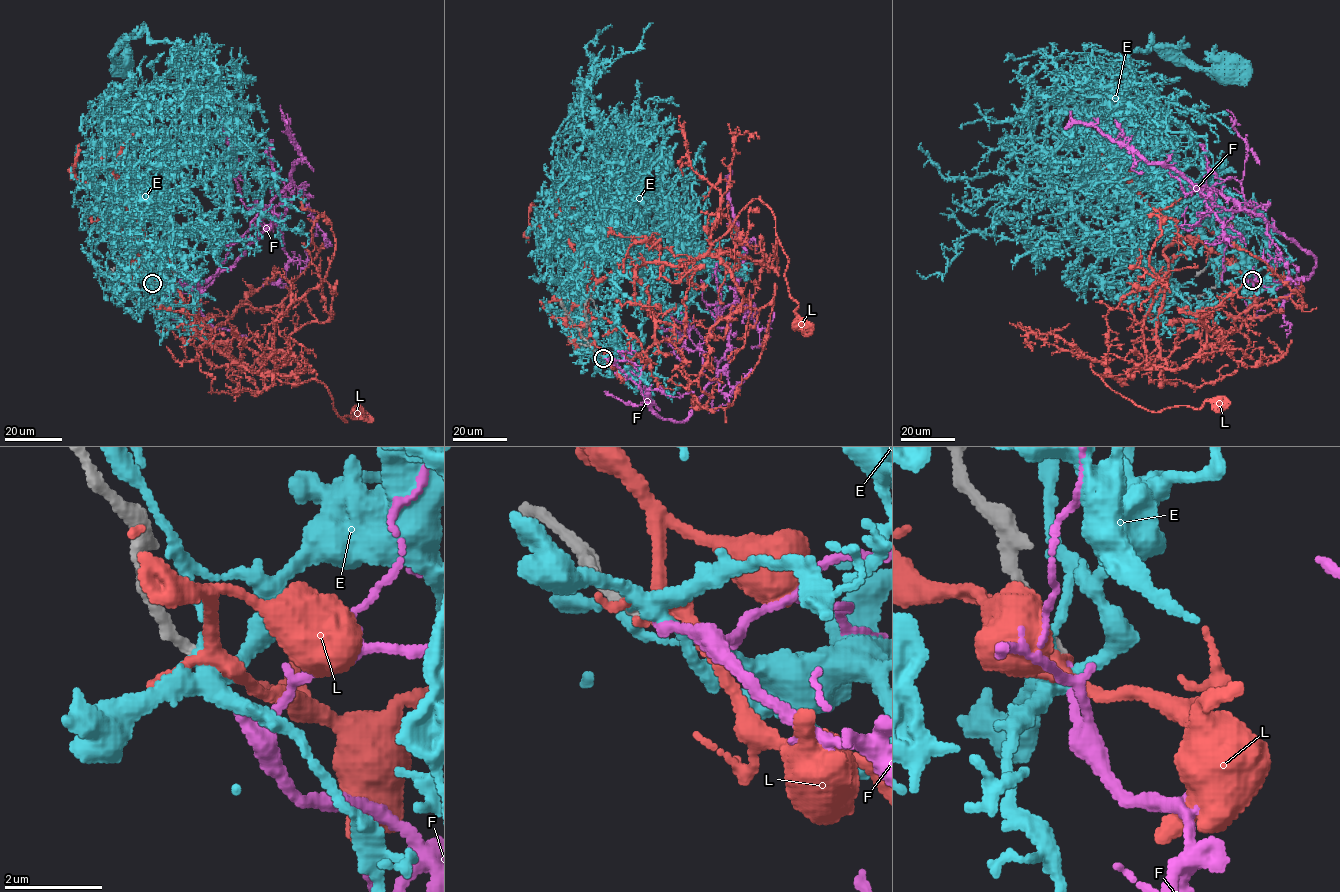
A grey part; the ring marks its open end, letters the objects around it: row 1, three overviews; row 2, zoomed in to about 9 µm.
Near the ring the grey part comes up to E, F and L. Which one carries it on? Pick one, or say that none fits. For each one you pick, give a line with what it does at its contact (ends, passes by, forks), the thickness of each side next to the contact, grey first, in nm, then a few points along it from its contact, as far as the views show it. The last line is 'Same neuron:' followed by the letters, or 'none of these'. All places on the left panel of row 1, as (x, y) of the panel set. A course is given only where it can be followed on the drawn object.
F: It ends there. Thickness 220 nm (grey) against 240 nm. Its course: (152, 283), (168, 293), (199, 286), (287, 209), (287, 187), (264, 209), (246, 207), (227, 120), (213, 104)
Same neuron: F

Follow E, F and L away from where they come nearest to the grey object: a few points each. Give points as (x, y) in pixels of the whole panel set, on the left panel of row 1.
E: (151, 283), (165, 226), (131, 175), (133, 132), (152, 88), (197, 60), (141, 32), (115, 50), (123, 65)
F: (152, 283), (168, 293), (199, 286), (287, 209), (287, 187), (264, 209), (246, 207), (227, 120), (213, 104)
L: (152, 283), (134, 240), (169, 258), (203, 339), (264, 377), (315, 379), (346, 422), (358, 413)

